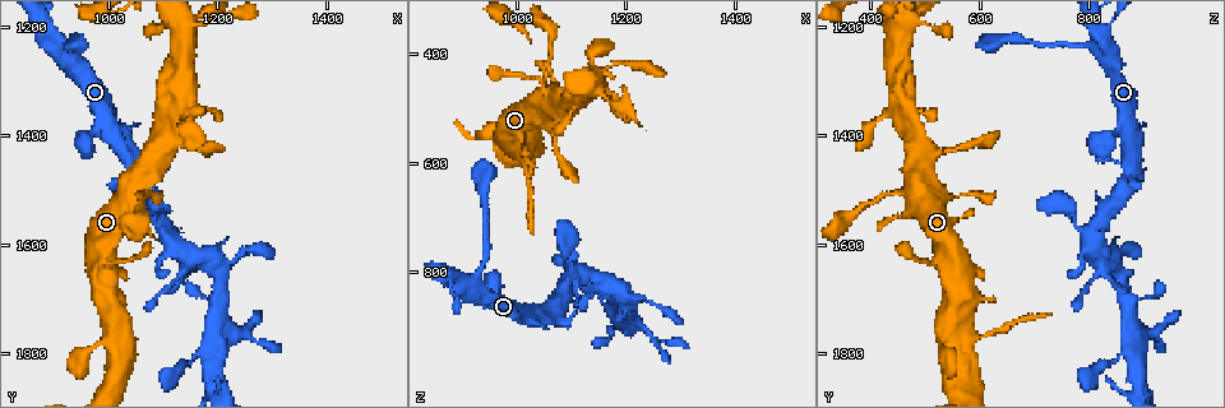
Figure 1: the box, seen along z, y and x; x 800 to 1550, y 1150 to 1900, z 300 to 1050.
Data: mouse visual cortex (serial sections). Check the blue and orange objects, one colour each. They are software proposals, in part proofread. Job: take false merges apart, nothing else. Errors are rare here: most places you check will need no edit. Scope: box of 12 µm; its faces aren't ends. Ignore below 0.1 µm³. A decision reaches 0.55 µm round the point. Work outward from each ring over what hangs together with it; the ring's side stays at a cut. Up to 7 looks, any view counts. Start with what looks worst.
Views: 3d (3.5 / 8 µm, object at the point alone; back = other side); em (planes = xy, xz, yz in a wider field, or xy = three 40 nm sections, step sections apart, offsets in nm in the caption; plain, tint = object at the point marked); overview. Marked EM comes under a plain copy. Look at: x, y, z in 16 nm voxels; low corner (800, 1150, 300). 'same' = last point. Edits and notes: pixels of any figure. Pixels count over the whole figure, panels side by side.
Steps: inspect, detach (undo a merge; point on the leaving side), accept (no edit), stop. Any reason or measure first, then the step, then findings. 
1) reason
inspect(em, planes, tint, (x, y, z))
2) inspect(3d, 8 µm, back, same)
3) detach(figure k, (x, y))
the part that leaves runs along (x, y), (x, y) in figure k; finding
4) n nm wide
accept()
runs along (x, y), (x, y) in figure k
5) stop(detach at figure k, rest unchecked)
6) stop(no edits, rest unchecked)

abrupt turn
inspect(em, xy, step 3, tint, (1205, 1640, 850))

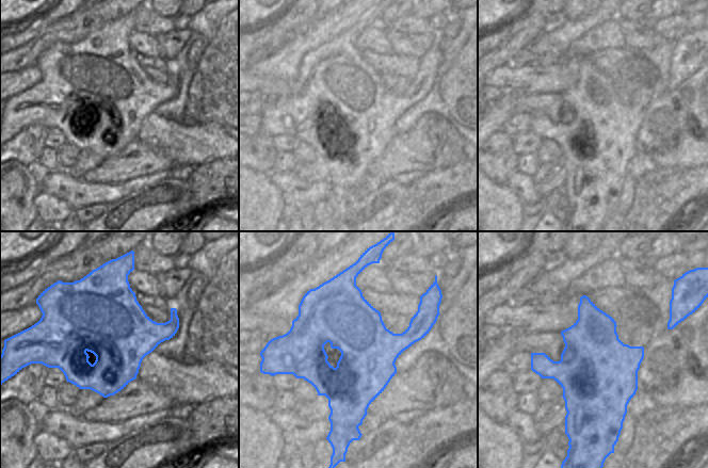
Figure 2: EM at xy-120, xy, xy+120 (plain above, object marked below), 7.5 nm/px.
see where the arms go
inspect(3d, 3.5 µm, same)

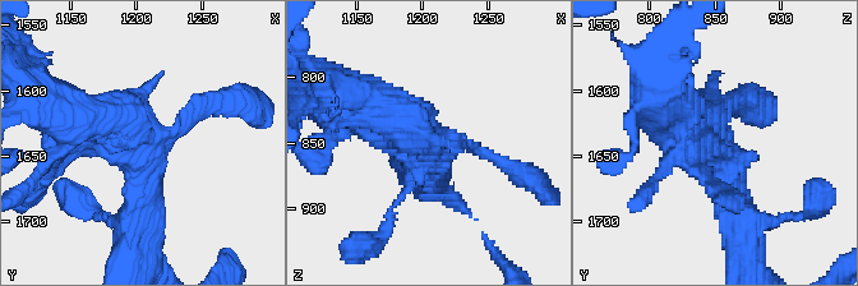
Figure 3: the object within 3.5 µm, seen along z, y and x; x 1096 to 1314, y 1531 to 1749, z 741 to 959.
accept()
runs along (670, 120), (706, 124), (742, 213) in figure 3; all the same cell

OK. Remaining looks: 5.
sharp bend
inspect(3d, 8 µm, (1195, 1785, 875))

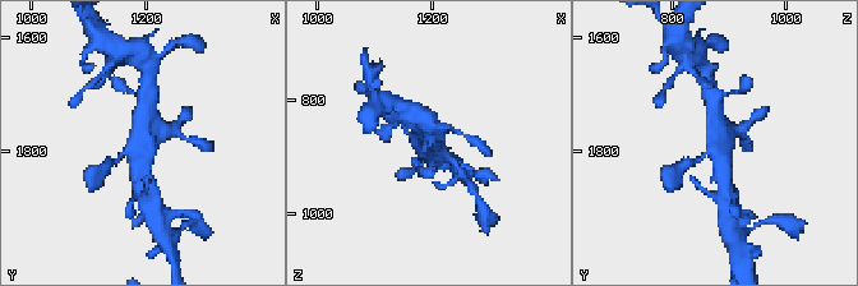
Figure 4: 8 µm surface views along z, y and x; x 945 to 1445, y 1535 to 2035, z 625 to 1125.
shape alone is not enough
inspect(em, xy, step 1, tint, (1190, 1790, 880))

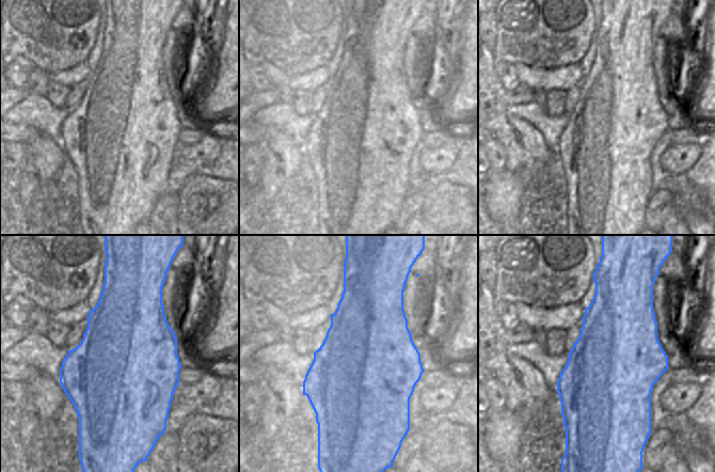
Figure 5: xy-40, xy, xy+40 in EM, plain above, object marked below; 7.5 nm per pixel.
accept()
one cell here

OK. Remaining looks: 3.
thick turns thin
inspect(3d, 3.5 µm, (1050, 1495, 485))

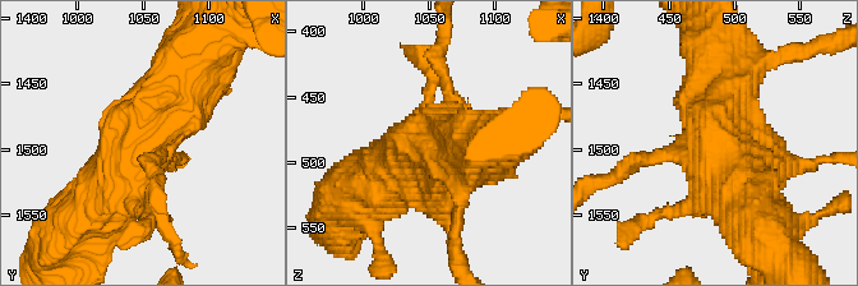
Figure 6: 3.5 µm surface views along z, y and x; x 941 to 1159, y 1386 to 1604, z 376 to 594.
accept()
runs along (73, 227), (120, 184), (166, 101) in figure 6; continuous, no second cell

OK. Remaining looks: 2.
stop(no edits, rest unchecked)

